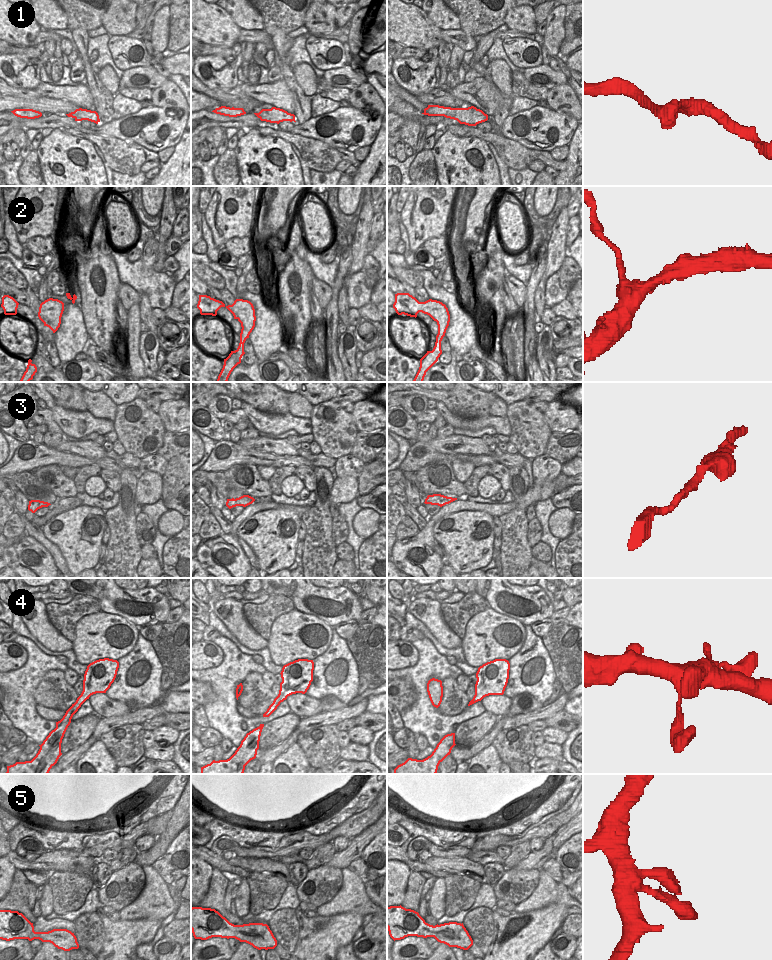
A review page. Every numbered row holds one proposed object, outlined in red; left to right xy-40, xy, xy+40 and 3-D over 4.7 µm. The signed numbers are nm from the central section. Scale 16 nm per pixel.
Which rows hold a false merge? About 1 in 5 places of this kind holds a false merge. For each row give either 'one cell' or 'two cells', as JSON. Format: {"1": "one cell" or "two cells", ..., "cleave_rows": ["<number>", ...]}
{"1": "one cell", "2": "one cell", "3": "one cell", "4": "one cell", "5": "one cell", "cleave_rows": []}

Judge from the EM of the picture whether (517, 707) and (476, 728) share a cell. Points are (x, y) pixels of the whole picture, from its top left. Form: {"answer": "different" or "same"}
{"answer": "different"}

